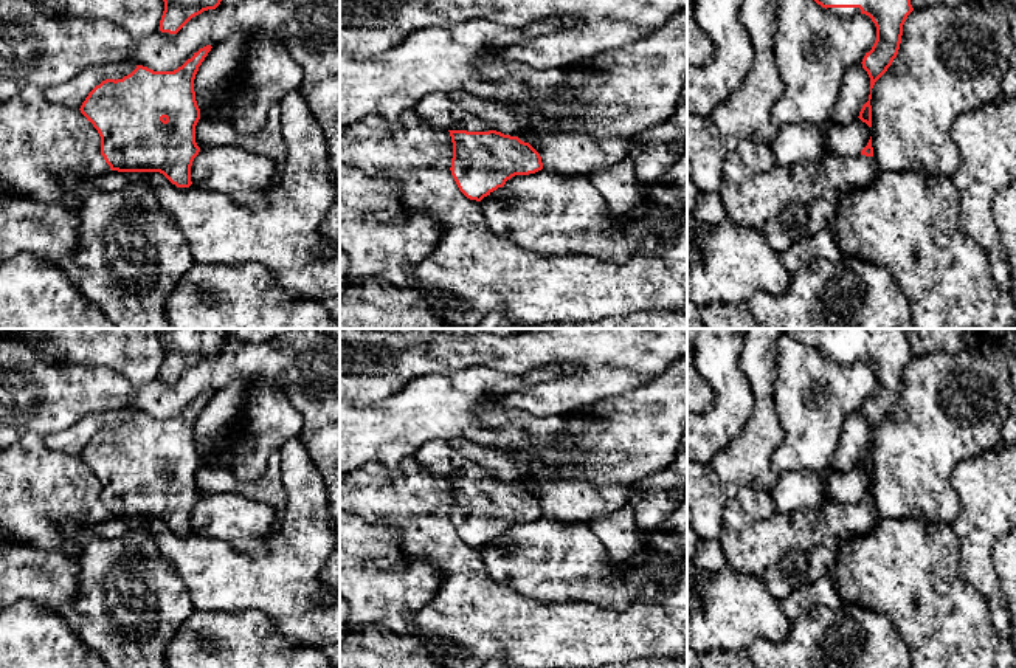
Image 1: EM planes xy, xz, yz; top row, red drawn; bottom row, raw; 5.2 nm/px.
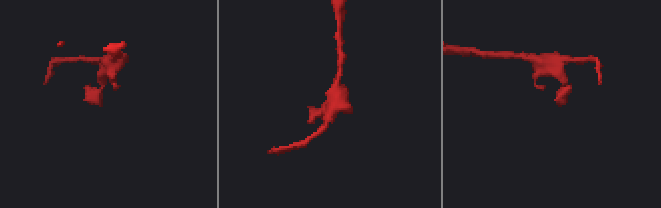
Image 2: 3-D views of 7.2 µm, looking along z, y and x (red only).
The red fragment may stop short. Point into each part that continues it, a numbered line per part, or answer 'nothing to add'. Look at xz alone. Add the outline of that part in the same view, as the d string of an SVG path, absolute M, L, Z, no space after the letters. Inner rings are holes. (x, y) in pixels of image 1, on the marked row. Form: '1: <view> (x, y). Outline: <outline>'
1: xz (438, 107). Outline: M431 93L417 105L416 113L445 130L489 132L489 124L461 108L447 93Z

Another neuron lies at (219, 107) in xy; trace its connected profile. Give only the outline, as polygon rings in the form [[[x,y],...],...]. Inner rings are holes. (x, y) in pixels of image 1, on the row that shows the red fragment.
[[[244,65],[230,73],[223,82],[211,93],[209,99],[200,105],[200,118],[206,121],[230,122],[233,105],[247,84],[248,74]]]

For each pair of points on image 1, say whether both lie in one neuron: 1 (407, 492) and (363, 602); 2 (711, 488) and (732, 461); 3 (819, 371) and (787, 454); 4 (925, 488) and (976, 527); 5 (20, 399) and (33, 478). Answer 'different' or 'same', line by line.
1: different
2: different
3: same
4: different
5: different

